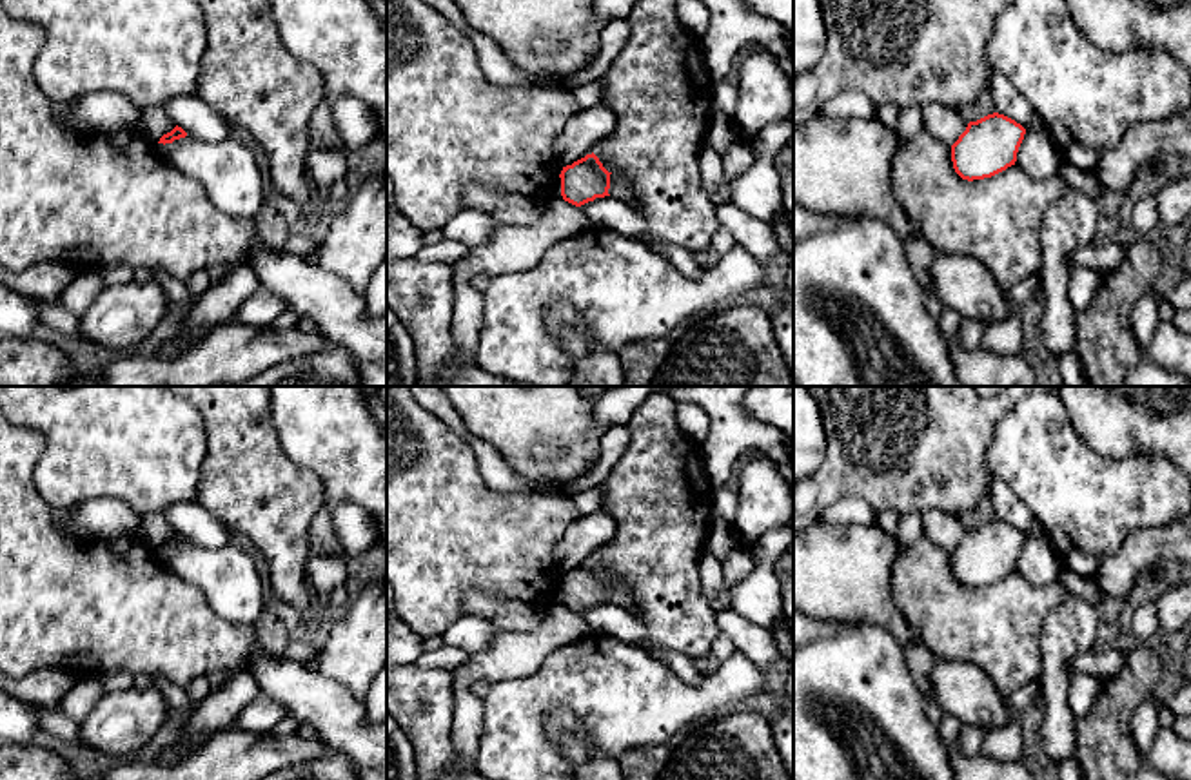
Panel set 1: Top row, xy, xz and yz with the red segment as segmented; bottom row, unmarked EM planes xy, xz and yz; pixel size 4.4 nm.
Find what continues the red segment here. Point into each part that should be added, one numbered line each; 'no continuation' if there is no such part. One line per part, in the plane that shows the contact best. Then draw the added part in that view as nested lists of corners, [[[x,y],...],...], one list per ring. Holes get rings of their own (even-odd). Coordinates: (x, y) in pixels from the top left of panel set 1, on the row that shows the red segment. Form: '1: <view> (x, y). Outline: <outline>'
no continuation

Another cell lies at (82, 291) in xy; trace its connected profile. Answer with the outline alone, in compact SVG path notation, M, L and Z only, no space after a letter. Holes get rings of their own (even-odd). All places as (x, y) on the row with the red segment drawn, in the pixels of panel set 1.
M84 270L76 274L60 299L65 310L80 317L93 305L102 288L103 281L100 272Z

